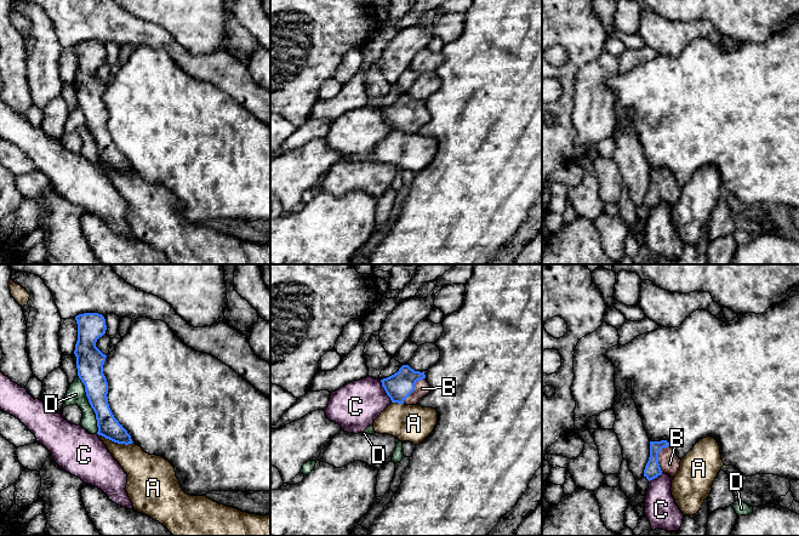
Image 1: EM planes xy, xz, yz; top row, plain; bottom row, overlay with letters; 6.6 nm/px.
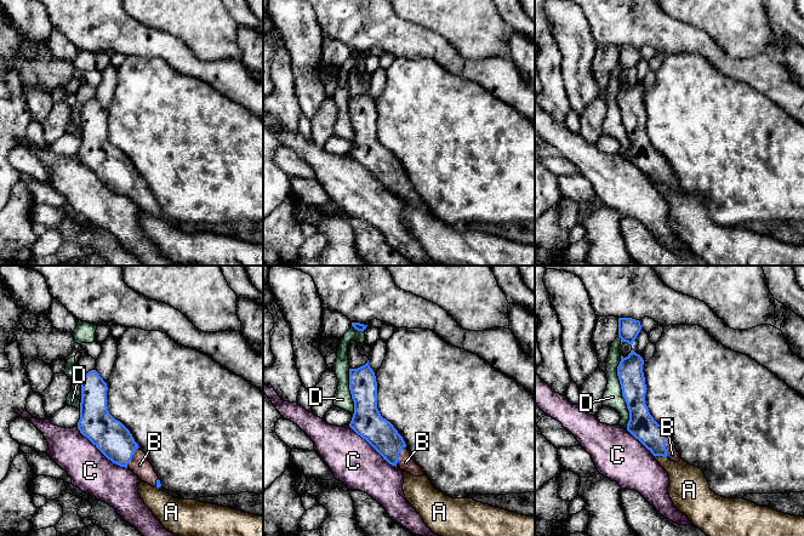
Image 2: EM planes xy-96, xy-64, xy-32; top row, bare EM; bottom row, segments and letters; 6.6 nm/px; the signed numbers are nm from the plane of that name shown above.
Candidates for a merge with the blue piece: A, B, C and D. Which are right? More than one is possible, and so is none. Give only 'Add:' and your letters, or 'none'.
Add: B

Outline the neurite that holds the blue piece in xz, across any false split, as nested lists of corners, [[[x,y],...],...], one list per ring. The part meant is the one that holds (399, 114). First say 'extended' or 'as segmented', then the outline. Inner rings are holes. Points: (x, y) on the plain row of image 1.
extended; [[[403,93],[398,101],[381,110],[392,131],[398,132],[416,133],[430,120],[424,99],[415,99],[409,93]]]

